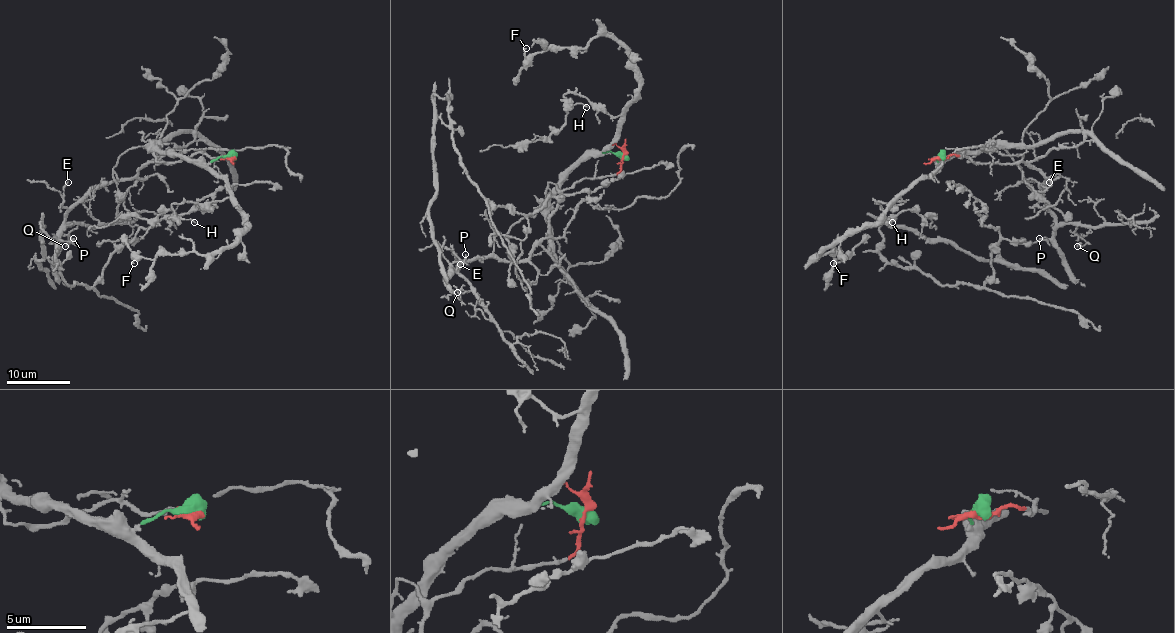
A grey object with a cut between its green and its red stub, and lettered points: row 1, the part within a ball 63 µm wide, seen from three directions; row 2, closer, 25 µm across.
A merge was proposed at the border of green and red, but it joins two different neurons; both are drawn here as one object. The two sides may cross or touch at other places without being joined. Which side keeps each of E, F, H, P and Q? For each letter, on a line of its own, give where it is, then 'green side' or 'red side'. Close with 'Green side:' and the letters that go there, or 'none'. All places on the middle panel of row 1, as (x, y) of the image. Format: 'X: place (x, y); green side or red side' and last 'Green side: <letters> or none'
E: place (460, 264); red side
F: place (526, 48); green side
H: place (586, 107); green side
P: place (465, 254); red side
Q: place (457, 292); red side
Green side: F, H

